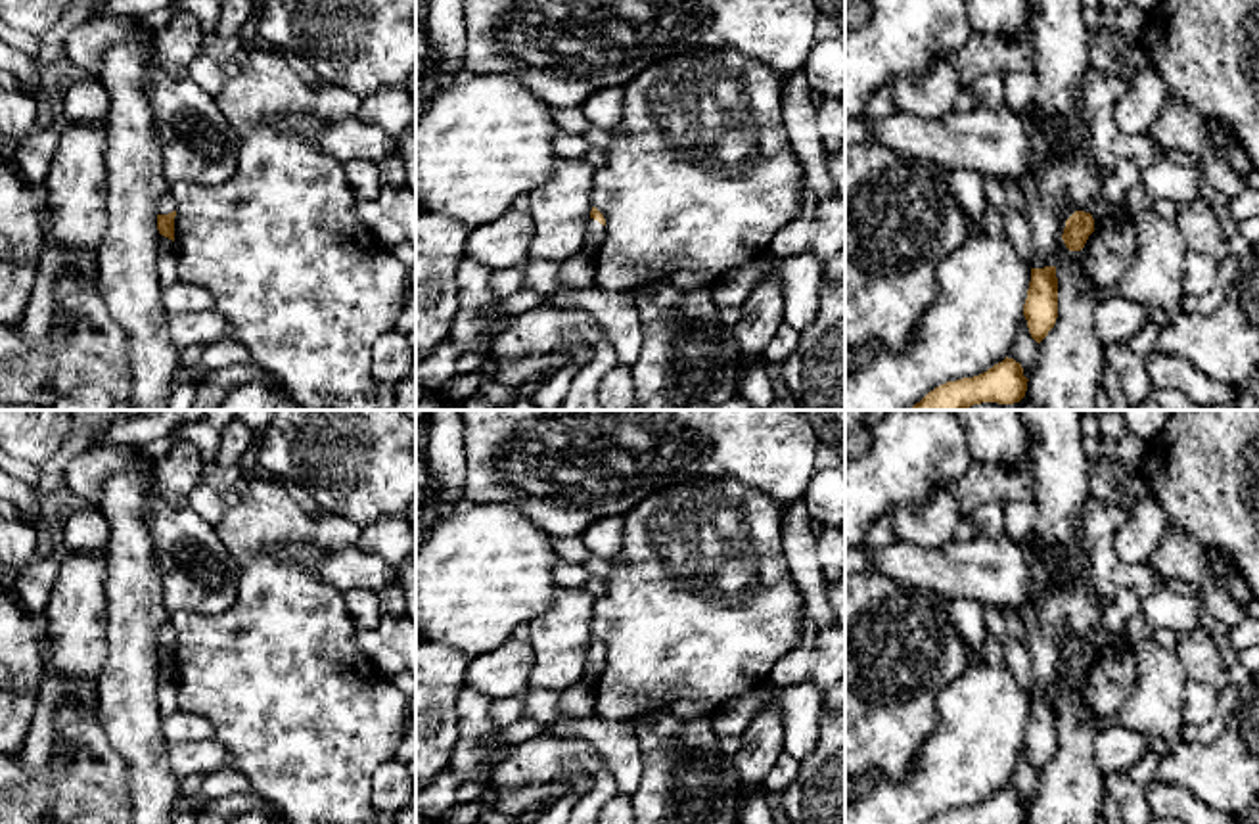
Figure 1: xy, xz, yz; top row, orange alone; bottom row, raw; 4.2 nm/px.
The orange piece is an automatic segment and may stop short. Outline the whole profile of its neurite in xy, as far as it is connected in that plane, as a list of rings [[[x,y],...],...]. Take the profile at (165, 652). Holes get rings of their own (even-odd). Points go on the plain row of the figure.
[[[167,621],[157,634],[157,659],[161,665],[174,671],[174,646],[176,646],[176,632],[171,621]]]

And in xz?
[[[592,636],[590,648],[586,653],[586,673],[596,678],[604,663],[606,663],[606,648],[596,636]]]

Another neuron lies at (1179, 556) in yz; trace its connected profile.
[[[1169,523],[1148,563],[1163,579],[1179,579],[1194,584],[1200,590],[1202,609],[1228,629],[1234,629],[1248,615],[1242,604],[1209,575],[1207,552],[1205,544]]]

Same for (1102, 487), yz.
[[[1090,460],[1088,492],[1090,492],[1090,498],[1102,500],[1108,506],[1121,506],[1131,514],[1134,506],[1138,504],[1138,500],[1144,494],[1148,494],[1148,487],[1142,479],[1113,481],[1100,468],[1098,460]]]

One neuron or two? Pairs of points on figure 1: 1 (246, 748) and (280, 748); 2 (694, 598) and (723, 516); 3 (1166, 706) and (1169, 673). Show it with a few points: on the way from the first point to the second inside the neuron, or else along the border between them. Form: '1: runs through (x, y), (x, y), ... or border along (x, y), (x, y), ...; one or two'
1: runs through (253, 748), (273, 748); one
2: runs through (696, 577), (698, 541), (702, 537); one
3: runs through (1166, 698), (1166, 681); one

